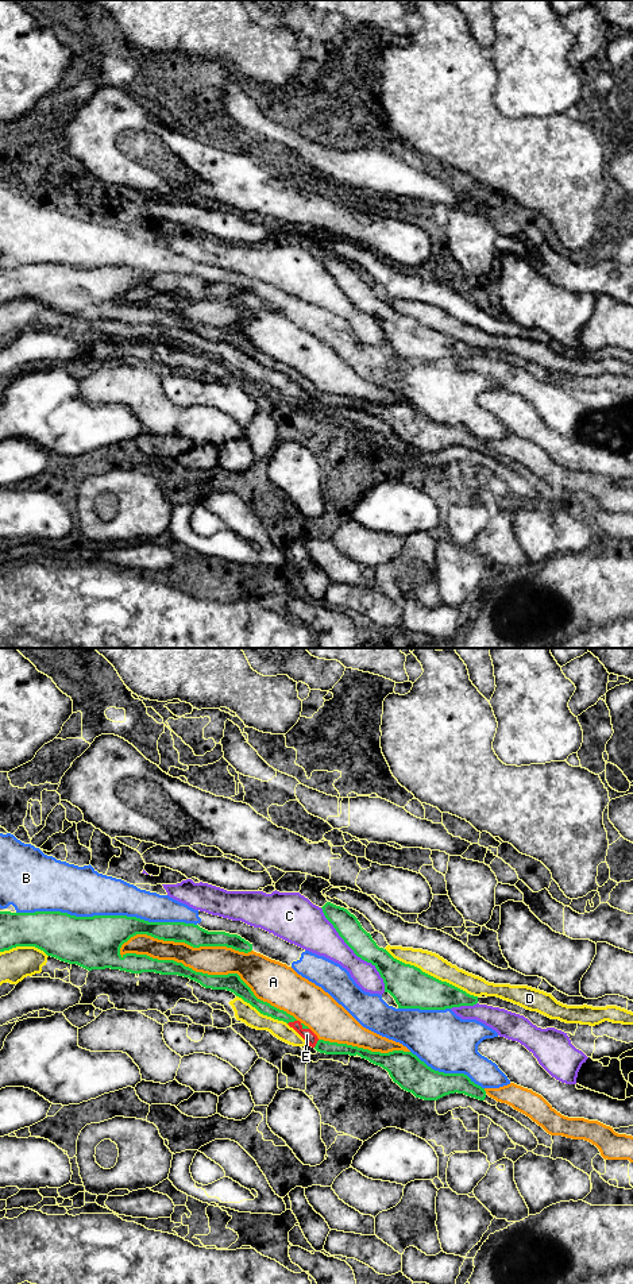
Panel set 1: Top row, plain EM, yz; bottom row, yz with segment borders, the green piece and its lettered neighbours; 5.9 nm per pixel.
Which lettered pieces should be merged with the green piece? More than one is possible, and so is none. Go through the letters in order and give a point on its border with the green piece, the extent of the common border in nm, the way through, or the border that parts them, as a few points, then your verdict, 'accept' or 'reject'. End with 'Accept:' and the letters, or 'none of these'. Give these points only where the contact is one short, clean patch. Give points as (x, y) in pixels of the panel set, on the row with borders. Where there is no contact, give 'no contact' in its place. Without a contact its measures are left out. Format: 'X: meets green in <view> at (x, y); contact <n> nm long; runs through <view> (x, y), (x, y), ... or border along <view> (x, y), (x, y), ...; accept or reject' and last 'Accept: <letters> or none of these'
A: meets green in yz at (207, 974); contact 1150 nm long; reject
B: meets green in yz at (107, 916); contact 1050 nm long; reject
C: meets green in yz at (354, 952); contact 650 nm long; reject
D: meets green in yz at (429, 975); contact 600 nm long; reject
E: meets green in yz at (292, 1021); contact 60 nm long; runs through yz (263, 1007), (292, 1021), (307, 1034); accept
Accept: E

